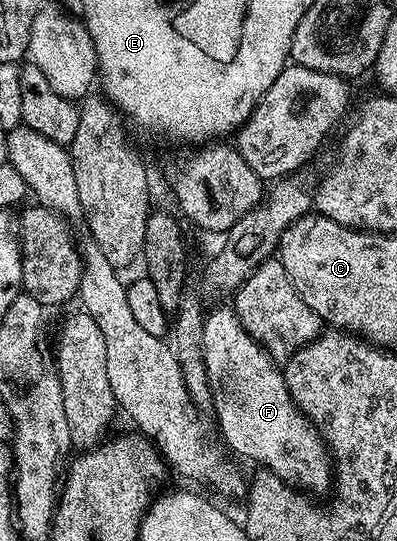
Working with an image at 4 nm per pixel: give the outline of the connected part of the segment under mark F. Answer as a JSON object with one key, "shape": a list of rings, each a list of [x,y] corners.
{"shape":[[[232,308],[217,309],[214,313],[212,310],[206,316],[203,327],[203,359],[207,363],[207,379],[213,396],[211,413],[212,416],[217,416],[217,425],[221,428],[220,440],[238,458],[250,457],[251,460],[258,461],[261,464],[258,466],[274,473],[278,482],[313,495],[325,493],[328,489],[330,492],[335,485],[335,466],[325,438],[313,424],[313,420],[291,399],[285,374],[278,362],[241,326],[241,320]]]}

